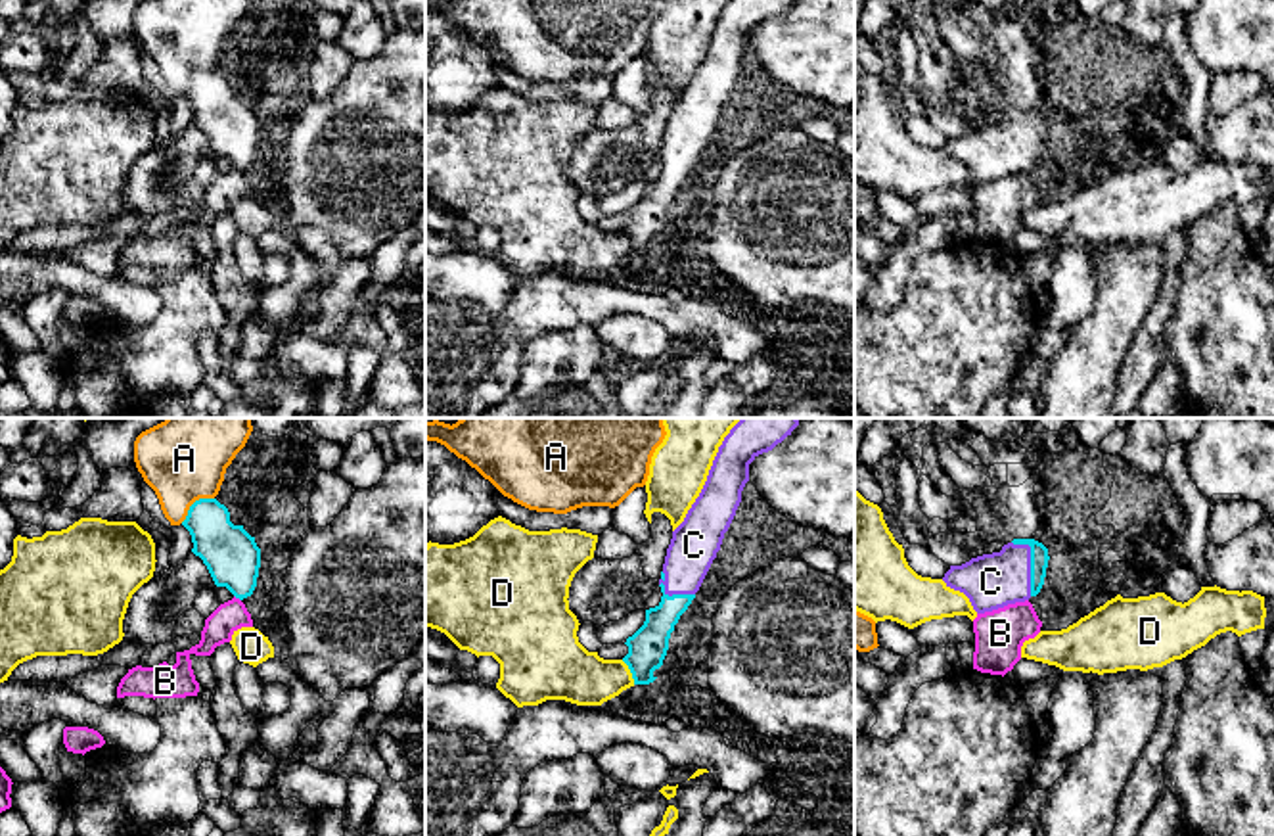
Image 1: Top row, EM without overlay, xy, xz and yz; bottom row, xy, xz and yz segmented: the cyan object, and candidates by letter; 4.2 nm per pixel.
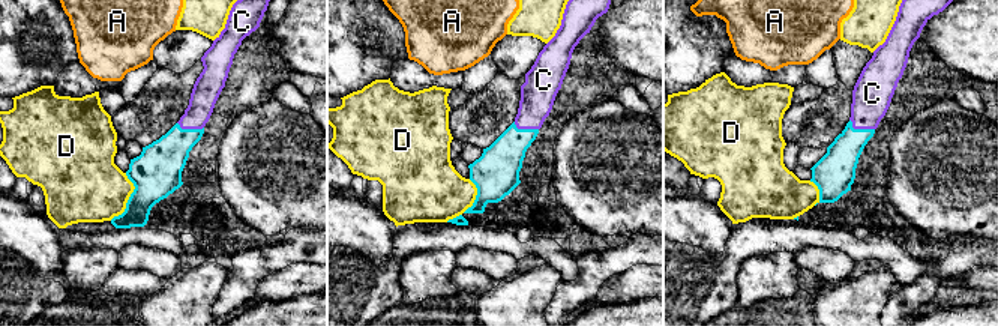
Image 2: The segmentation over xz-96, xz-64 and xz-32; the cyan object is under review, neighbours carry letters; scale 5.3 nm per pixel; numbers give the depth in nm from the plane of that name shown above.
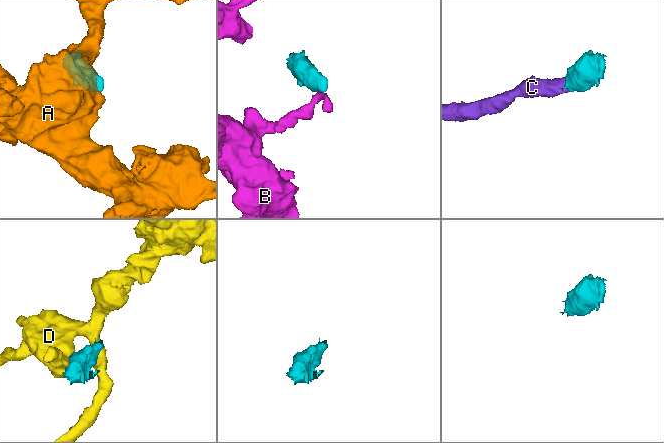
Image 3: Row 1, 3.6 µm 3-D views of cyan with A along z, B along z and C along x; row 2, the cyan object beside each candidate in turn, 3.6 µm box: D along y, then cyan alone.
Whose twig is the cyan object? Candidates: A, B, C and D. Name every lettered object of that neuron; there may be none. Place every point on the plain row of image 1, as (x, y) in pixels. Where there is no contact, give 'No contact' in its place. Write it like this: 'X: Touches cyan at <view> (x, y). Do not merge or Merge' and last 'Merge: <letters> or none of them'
A: Touches cyan at xy (194, 73). Do not merge
B: Touches cyan at xy (238, 167). Do not merge
C: Touches cyan at yz (1031, 133). Merge
D: Touches cyan at xz (631, 242). Do not merge
Merge: C

